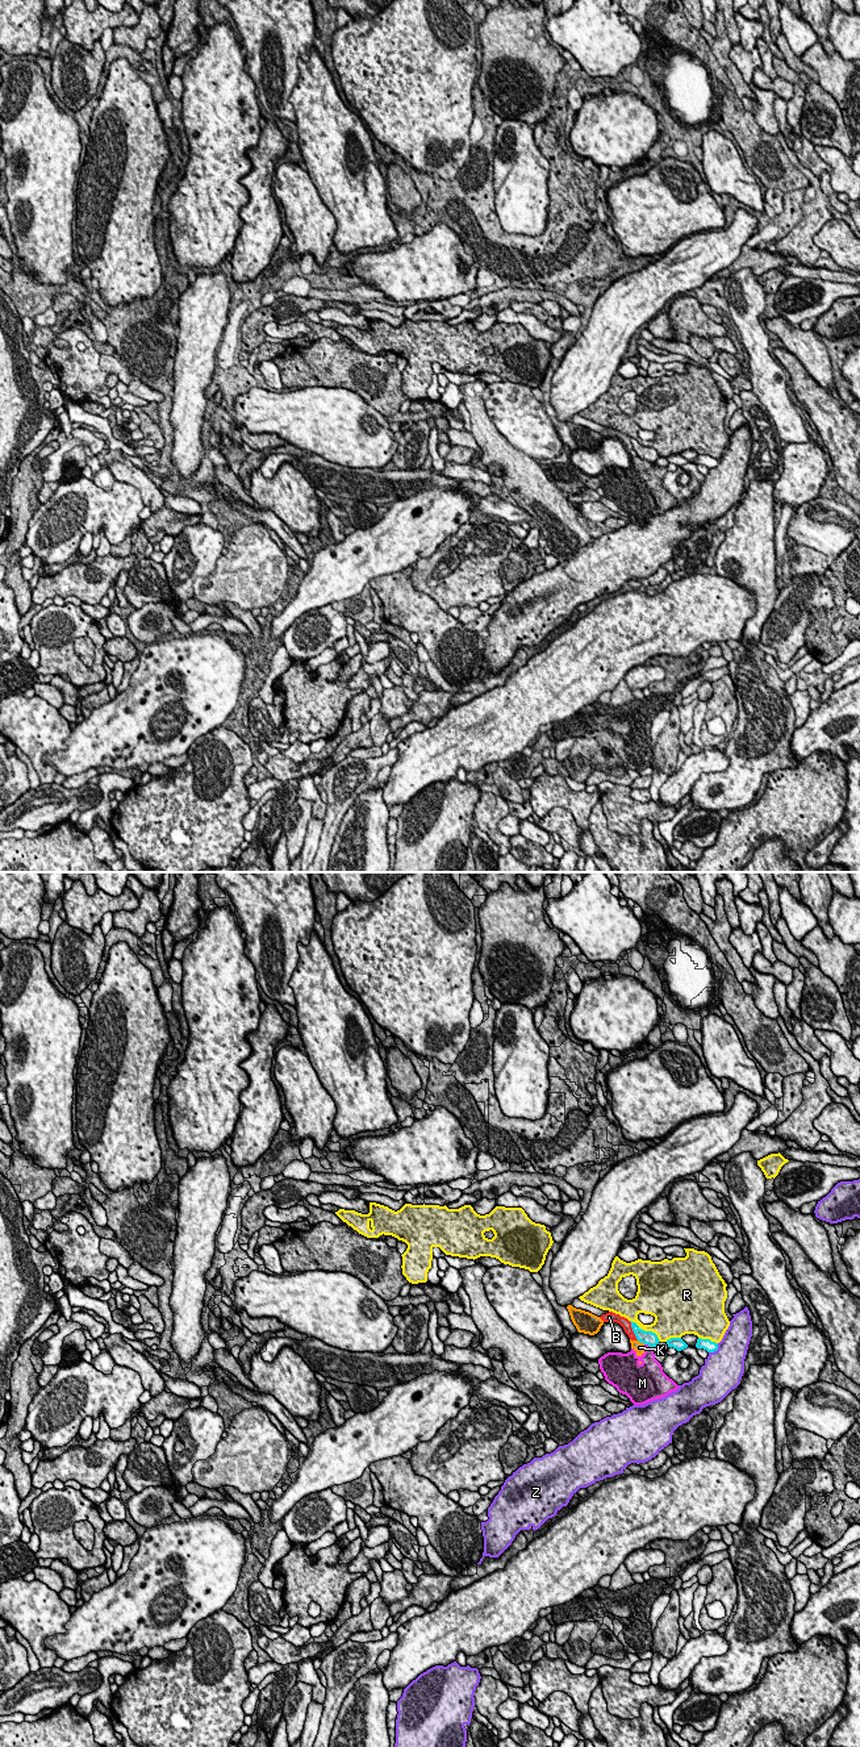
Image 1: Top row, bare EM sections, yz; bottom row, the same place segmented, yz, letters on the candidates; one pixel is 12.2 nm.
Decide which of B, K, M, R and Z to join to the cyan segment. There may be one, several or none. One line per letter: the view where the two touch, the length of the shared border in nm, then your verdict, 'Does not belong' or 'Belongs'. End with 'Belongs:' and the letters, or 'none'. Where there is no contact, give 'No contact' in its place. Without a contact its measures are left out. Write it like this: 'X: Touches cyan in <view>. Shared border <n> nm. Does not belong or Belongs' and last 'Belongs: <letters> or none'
B: Touches cyan in yz. Shared border 260 nm. Does not belong
K: Touches cyan in yz. Shared border 110 nm. Does not belong
M: Touches cyan in yz. Shared border 130 nm. Does not belong
R: Touches cyan in yz. Shared border 460 nm. Does not belong
Z: Touches cyan in yz. Shared border 170 nm. Does not belong
Belongs: none

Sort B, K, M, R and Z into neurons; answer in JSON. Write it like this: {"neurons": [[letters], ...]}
{"neurons": [["B"], ["K", "M"], ["R"], ["Z"]]}

